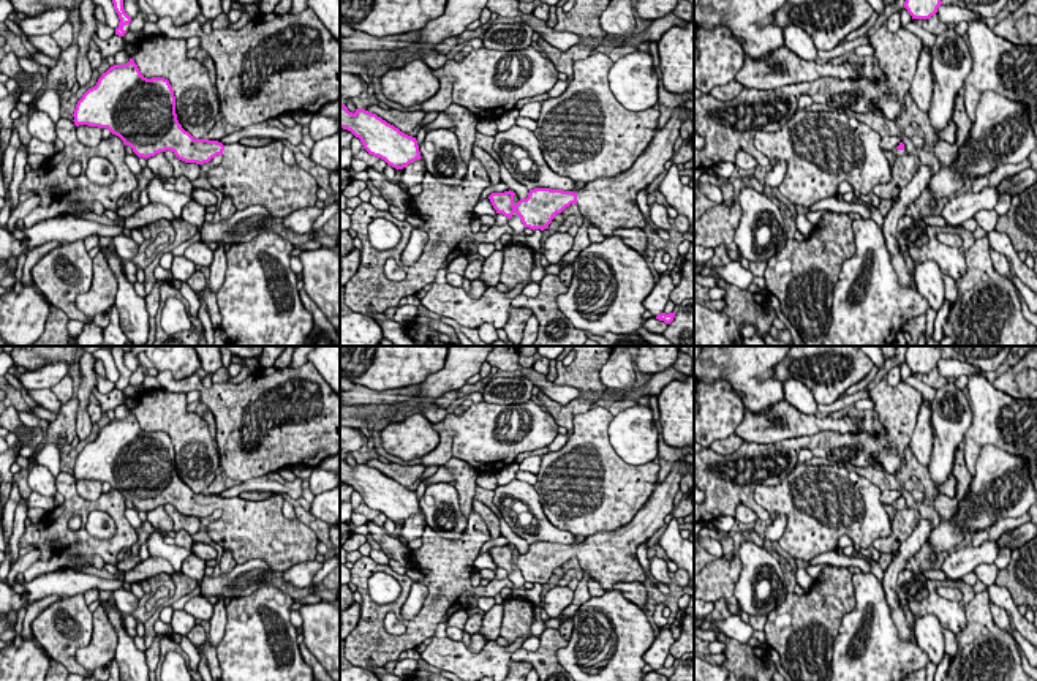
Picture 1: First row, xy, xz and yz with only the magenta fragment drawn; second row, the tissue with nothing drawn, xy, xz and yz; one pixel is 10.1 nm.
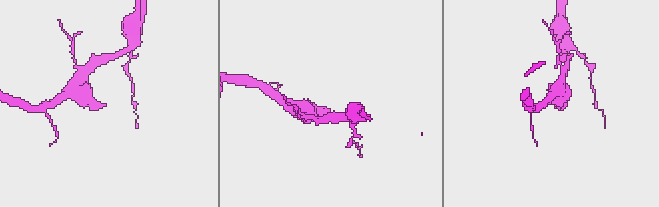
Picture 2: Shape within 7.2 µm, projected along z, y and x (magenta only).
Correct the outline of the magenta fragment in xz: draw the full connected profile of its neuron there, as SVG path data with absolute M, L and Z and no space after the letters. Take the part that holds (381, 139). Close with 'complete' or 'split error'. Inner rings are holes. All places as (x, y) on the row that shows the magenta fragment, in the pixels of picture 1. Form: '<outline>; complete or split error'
M340 103L340 128L351 131L370 155L395 169L403 169L422 158L416 137L365 109L356 109L353 114Z; complete

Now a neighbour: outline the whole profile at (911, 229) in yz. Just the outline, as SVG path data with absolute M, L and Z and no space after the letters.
M903 215L898 220L896 240L903 242L907 248L920 248L928 242L926 223L917 216Z

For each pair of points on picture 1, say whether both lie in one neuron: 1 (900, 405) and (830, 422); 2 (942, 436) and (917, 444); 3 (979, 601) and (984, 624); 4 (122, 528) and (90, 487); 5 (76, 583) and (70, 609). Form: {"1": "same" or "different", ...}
{"1": "different", "2": "different", "3": "same", "4": "different", "5": "different"}

